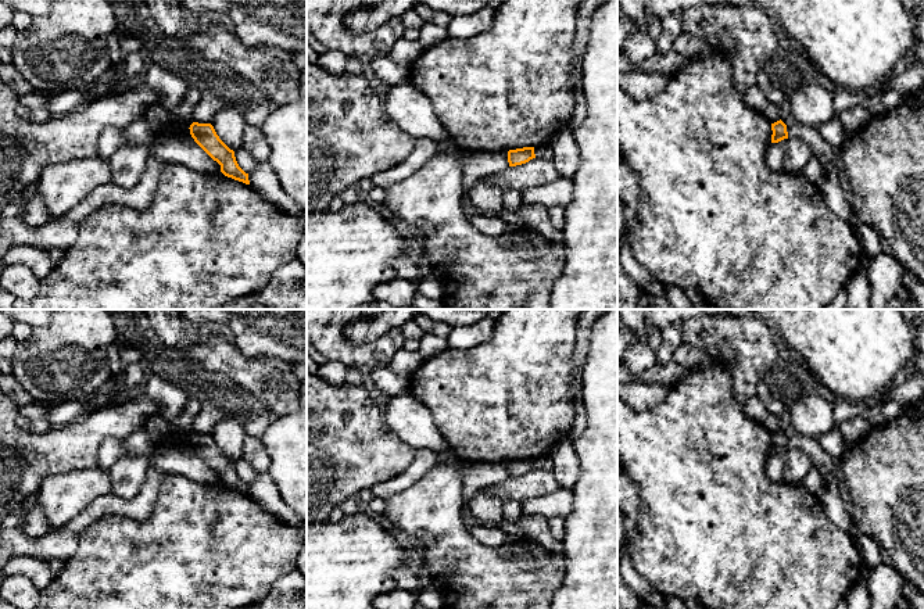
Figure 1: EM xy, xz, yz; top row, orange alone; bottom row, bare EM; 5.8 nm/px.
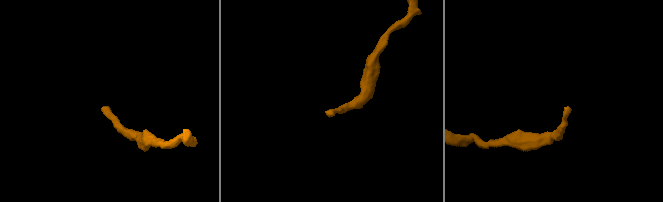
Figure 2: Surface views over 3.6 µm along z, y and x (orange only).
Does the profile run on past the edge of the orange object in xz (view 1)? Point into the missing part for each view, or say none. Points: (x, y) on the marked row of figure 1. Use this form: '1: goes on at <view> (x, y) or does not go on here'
1: does not go on here

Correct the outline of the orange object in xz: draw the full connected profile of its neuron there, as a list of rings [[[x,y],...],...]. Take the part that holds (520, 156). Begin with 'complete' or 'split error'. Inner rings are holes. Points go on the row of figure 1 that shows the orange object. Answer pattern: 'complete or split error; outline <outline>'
complete; outline [[[523,147],[508,151],[509,166],[516,166],[529,162],[536,158],[534,147]]]

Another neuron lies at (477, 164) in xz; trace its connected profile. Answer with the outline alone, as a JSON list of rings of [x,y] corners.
[[[466,151],[462,153],[462,187],[470,187],[476,180],[501,172],[509,166],[508,151]]]

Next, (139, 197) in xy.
[[[169,132],[157,136],[148,146],[146,171],[136,186],[122,189],[112,182],[101,185],[71,208],[65,218],[80,225],[105,204],[122,204],[136,211],[147,209],[154,201],[162,168],[171,162],[186,165],[200,173],[222,173],[216,161],[194,141],[191,135]]]

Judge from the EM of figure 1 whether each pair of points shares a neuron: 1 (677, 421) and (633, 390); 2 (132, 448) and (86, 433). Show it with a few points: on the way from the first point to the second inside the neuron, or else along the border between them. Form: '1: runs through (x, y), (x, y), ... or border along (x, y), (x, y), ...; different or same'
1: border along (673, 384), (656, 404), (644, 409), (631, 407); different
2: border along (143, 427), (132, 432), (125, 439); different

